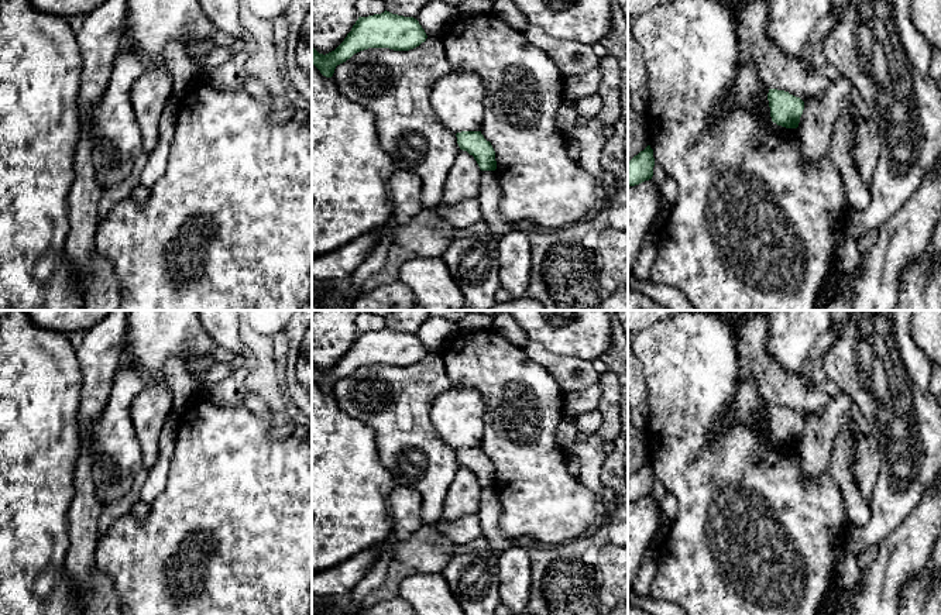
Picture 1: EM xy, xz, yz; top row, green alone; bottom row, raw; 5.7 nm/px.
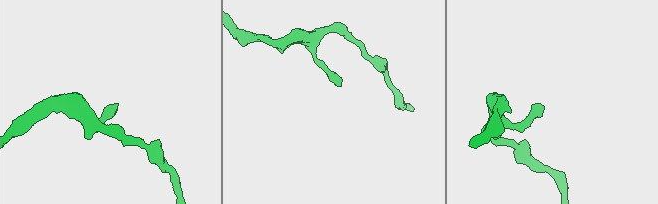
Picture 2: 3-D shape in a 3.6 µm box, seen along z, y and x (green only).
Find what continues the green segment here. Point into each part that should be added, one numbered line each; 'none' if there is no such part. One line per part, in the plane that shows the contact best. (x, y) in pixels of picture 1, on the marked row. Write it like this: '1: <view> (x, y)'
none

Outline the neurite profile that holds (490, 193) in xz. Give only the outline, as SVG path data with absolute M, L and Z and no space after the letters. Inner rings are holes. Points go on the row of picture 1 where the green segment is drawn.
M482 171L480 176L480 193L477 200L482 213L484 221L494 234L504 236L512 231L511 223L506 223L499 216L499 202L502 196L501 185L495 171Z

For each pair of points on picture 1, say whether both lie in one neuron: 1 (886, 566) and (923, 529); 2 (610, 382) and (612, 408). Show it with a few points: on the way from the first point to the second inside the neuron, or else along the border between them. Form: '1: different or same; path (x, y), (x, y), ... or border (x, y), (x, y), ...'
1: same; path (895, 557), (914, 538)
2: same; path (610, 388), (610, 402)

